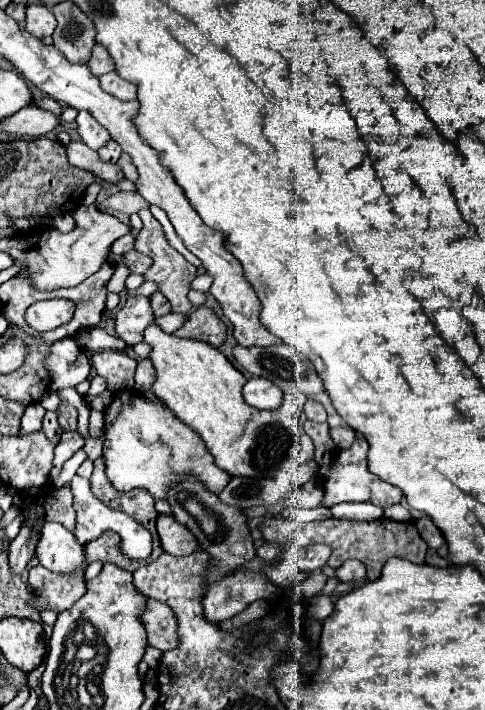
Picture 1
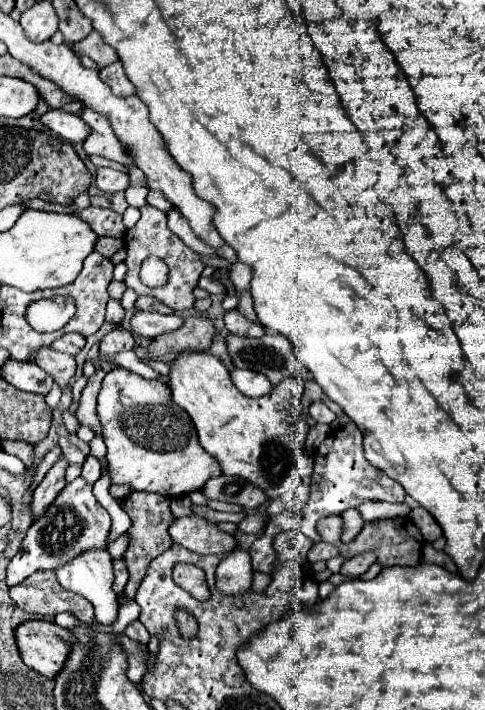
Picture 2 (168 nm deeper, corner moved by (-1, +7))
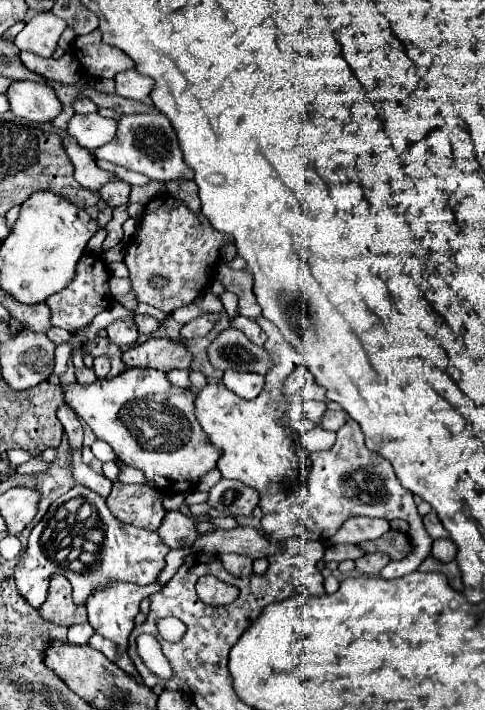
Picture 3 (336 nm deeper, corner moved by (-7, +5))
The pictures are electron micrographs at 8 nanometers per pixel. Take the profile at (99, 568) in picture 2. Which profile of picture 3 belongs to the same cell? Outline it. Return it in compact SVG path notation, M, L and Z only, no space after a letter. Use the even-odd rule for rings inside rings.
M110 583L108 587L104 587L104 589L100 589L100 591L94 591L92 595L90 595L90 599L88 599L88 605L86 605L86 609L88 609L88 623L94 627L94 631L98 633L98 635L102 635L104 639L108 639L108 641L114 641L116 643L116 651L120 651L120 655L116 657L116 665L124 671L124 673L128 673L130 677L138 677L138 671L136 671L136 667L134 667L134 663L132 663L132 659L128 659L128 637L130 637L130 633L132 633L132 629L134 629L134 617L136 617L136 613L140 611L140 601L144 599L144 597L148 597L148 595L152 595L152 593L156 593L156 591L160 591L164 585L160 585L160 583L152 583L152 585L144 585L144 587L140 587L140 585L132 585L132 583Z

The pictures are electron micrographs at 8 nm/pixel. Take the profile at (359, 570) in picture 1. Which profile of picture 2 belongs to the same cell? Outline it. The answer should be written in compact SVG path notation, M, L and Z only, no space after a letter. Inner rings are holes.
M362 553L362 555L356 555L356 557L348 559L348 561L344 561L340 573L342 573L344 577L348 577L348 579L356 579L358 575L366 573L366 569L368 569L374 561L376 561L376 555L374 555L374 553Z

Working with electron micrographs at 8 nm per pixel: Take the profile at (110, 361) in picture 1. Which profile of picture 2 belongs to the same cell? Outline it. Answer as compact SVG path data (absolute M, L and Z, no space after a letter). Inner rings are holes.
M114 329L100 341L100 355L116 355L120 351L128 351L134 347L134 337L130 331Z

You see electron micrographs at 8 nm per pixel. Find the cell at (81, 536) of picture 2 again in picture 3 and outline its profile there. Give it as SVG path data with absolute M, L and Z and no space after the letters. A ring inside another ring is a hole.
M76 485L56 499L42 521L32 529L28 547L18 559L14 579L20 595L32 607L40 607L44 597L48 597L50 579L54 575L64 575L72 585L74 603L86 605L92 591L112 581L134 585L154 583L166 565L168 551L168 545L158 537L158 533L118 523L98 493L84 485Z

